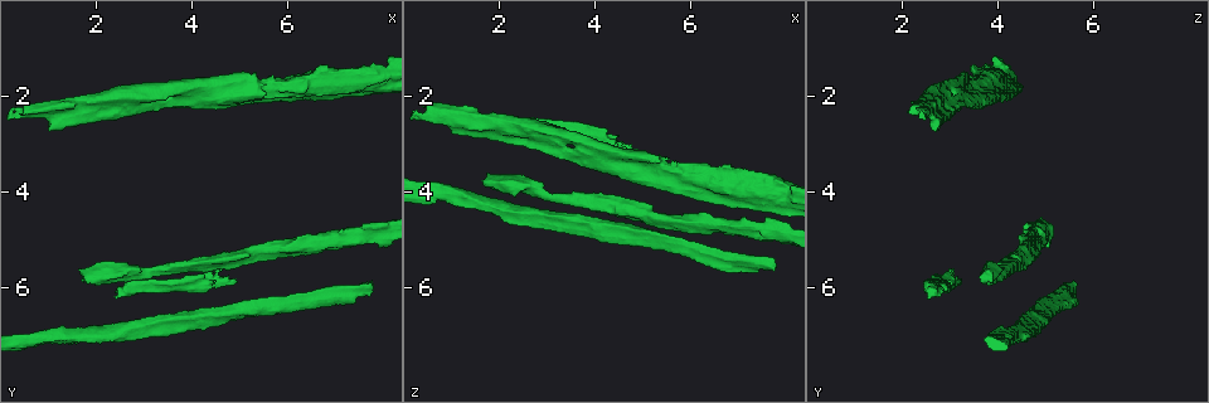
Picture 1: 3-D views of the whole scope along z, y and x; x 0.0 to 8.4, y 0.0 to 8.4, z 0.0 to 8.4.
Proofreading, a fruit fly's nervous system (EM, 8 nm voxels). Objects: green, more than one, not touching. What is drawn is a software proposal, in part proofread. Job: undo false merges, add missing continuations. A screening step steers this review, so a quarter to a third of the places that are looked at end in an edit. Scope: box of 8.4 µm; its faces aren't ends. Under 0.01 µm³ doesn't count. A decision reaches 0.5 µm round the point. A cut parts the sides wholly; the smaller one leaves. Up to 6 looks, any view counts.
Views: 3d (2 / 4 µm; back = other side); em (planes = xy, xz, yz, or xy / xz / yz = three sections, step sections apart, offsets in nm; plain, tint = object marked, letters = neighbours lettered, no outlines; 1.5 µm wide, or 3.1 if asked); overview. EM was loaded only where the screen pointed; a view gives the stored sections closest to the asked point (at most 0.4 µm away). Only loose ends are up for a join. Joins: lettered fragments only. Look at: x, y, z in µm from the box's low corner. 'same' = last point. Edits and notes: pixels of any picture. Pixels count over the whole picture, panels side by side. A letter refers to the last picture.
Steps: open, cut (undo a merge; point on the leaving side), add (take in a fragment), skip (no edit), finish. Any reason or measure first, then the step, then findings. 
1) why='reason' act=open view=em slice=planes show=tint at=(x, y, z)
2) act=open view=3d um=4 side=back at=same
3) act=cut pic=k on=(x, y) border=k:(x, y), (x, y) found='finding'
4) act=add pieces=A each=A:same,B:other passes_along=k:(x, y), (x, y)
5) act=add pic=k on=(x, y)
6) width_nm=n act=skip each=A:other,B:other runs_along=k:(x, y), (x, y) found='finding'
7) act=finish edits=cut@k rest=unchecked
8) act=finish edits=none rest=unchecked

why='branch stops here' act=open view=em slice=xy step=4 show=letters at=(6.00, 2.00, 4.15)

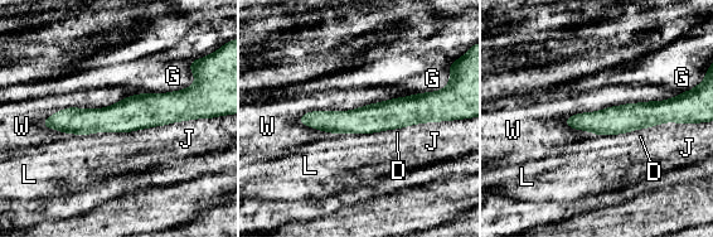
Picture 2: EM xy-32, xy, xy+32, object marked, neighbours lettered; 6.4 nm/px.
act=open view=em slice=planes show=letters at=same

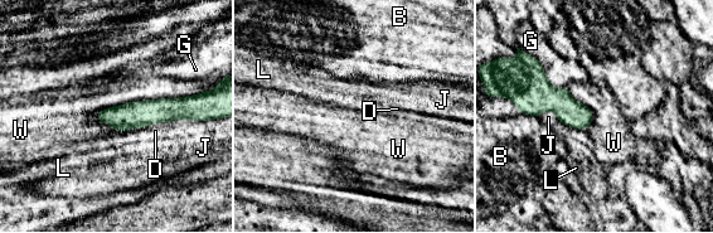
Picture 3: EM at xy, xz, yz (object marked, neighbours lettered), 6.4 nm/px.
act=skip each=B:other,D:other,G:other,J:other,L:other,W:other runs_along=3:(188, 111), (98, 116) found='none of them fits'

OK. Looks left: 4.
why='free end' act=open view=em slice=yz step=4 show=letters at=(7.75, 5.85, 5.55)

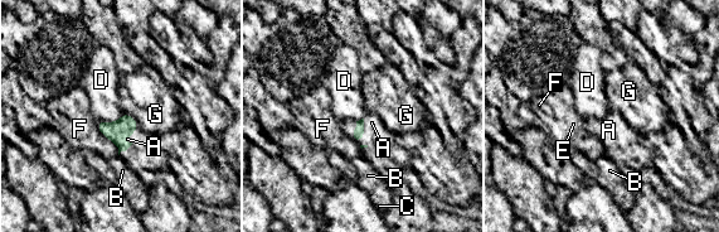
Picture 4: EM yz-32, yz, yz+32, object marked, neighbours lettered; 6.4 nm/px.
act=open view=em slice=planes show=letters at=same

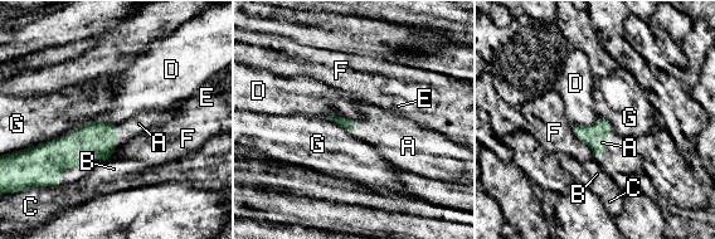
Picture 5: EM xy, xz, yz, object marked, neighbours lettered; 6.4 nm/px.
act=add pieces=A each=A:same,B:other,C:other,D:other,E:other,F:other,G:other passes_along=5:(100, 136), (116, 136), (139, 123) found='it goes on there'

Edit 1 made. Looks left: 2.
act=finish edits=add@5 rest=unchecked

